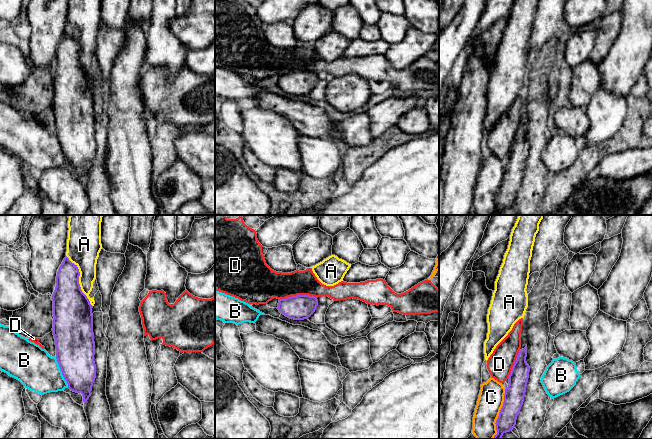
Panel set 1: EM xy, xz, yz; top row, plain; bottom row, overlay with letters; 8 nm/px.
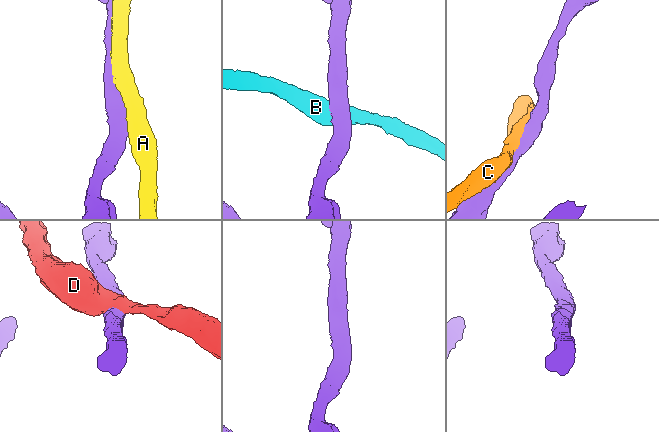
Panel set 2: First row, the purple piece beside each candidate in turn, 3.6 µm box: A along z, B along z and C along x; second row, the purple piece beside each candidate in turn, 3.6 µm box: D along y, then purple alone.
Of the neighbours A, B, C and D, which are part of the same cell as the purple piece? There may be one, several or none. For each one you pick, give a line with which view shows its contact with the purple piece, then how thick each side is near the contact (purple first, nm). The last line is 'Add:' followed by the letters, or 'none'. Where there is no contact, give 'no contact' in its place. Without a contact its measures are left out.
Add: none

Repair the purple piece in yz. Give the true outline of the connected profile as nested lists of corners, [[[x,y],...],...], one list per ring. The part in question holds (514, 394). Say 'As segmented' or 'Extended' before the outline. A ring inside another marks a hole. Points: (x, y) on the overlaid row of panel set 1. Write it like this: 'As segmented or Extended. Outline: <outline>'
As segmented. Outline: [[[527,346],[519,350],[509,375],[509,385],[505,389],[504,402],[496,420],[497,434],[493,439],[501,439],[503,434],[512,431],[524,402],[530,367],[526,362]]]

